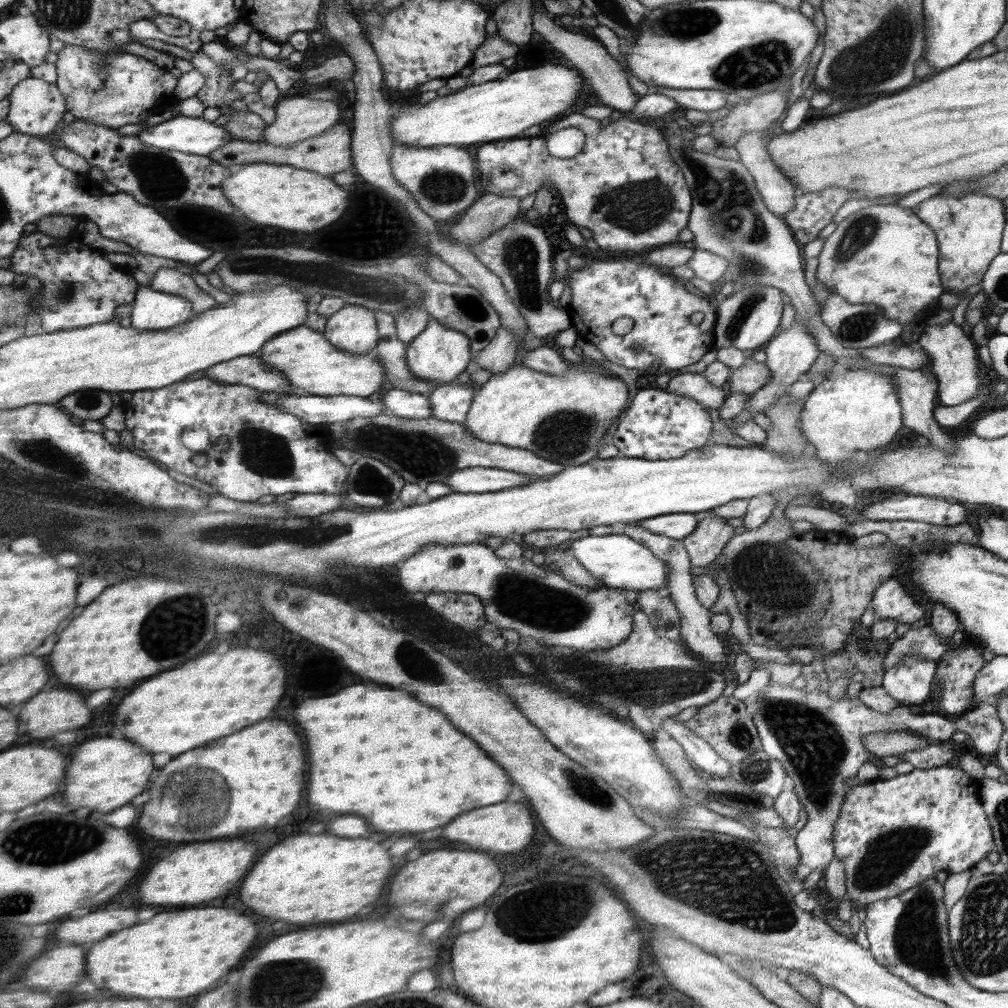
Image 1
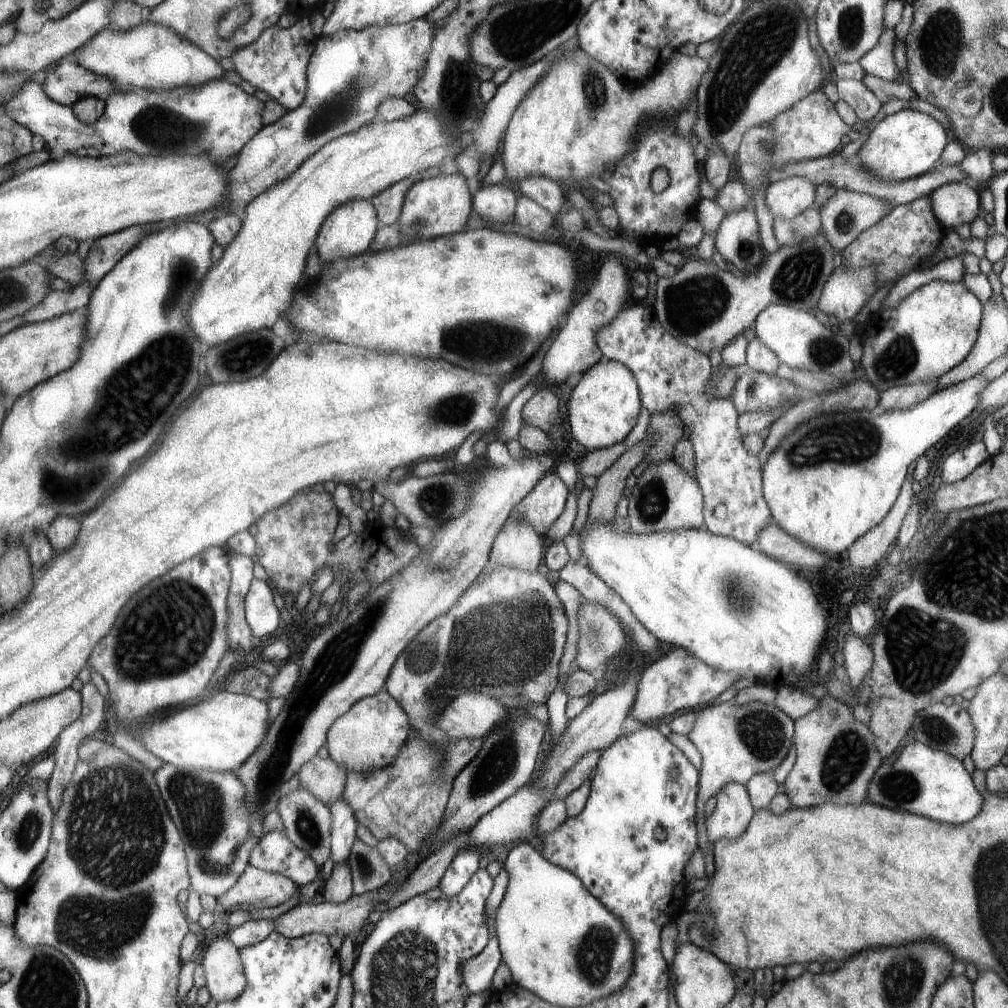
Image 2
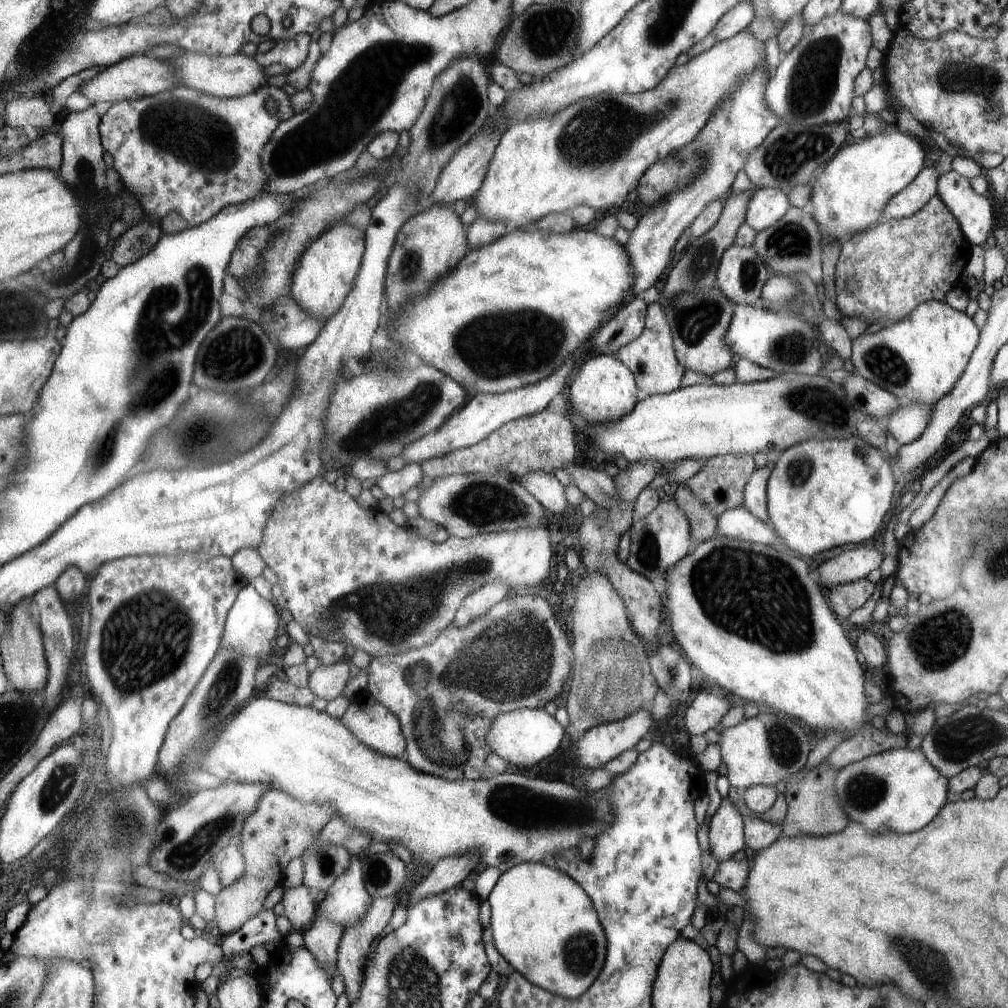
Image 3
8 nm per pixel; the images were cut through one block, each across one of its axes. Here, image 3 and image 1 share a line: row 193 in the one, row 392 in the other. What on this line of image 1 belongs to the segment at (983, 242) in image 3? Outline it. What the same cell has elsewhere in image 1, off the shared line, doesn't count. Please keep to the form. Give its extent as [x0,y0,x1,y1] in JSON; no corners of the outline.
[916,323,982,406]

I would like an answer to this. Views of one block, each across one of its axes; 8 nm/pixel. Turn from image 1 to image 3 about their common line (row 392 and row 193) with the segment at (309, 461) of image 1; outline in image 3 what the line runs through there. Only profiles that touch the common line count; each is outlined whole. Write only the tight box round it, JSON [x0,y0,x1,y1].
[103,85,294,227]

